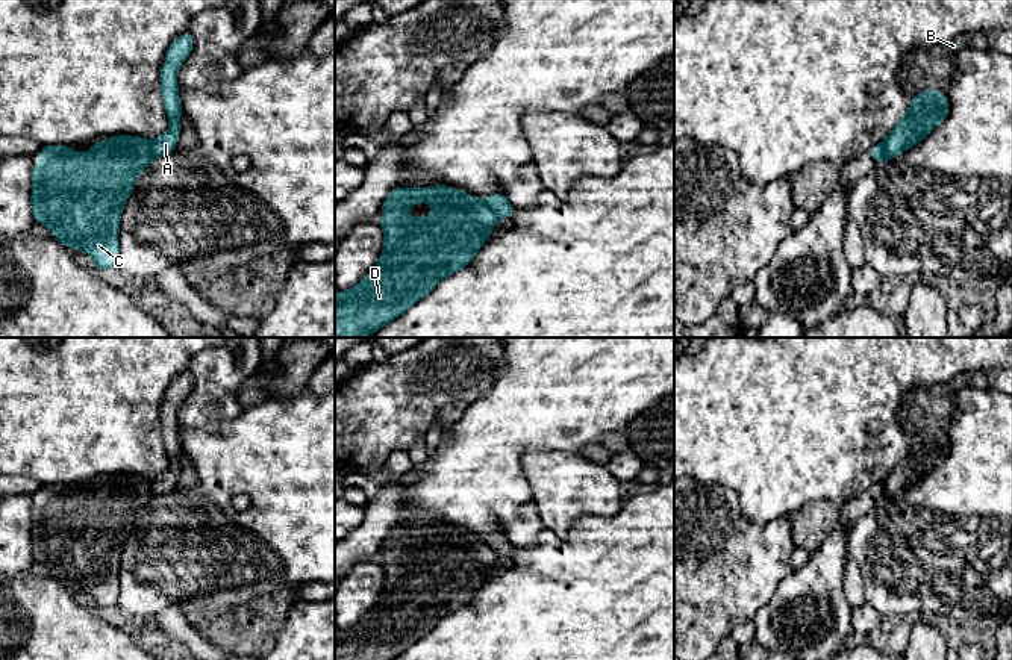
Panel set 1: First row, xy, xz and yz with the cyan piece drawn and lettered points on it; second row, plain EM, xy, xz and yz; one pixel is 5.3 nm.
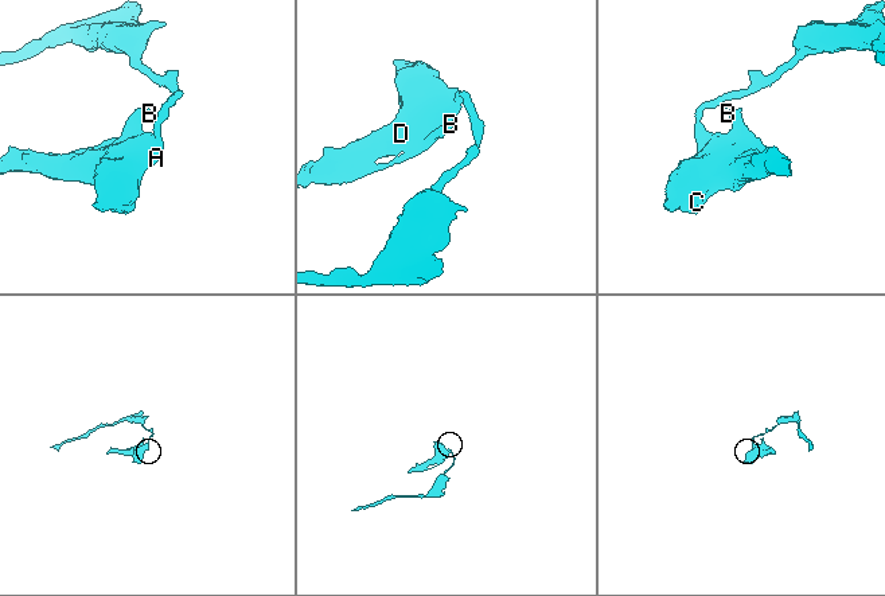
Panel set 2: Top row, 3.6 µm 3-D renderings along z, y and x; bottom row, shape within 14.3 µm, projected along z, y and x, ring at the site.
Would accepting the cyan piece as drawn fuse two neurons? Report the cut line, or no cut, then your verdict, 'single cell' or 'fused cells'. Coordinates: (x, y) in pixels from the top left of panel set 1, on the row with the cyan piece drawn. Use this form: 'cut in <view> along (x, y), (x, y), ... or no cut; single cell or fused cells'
cut in xy along (150, 141), (150, 155), (153, 158); fused cells

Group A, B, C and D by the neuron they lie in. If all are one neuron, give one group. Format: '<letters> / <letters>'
A / B C D

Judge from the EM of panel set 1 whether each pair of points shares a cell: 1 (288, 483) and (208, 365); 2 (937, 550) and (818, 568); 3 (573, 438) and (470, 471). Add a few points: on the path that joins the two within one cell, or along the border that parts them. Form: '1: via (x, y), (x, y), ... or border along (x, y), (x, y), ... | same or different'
1: border along (243, 409), (235, 417) | different
2: border along (849, 535), (847, 548) | different
3: via (547, 436), (505, 436), (496, 445) | same

